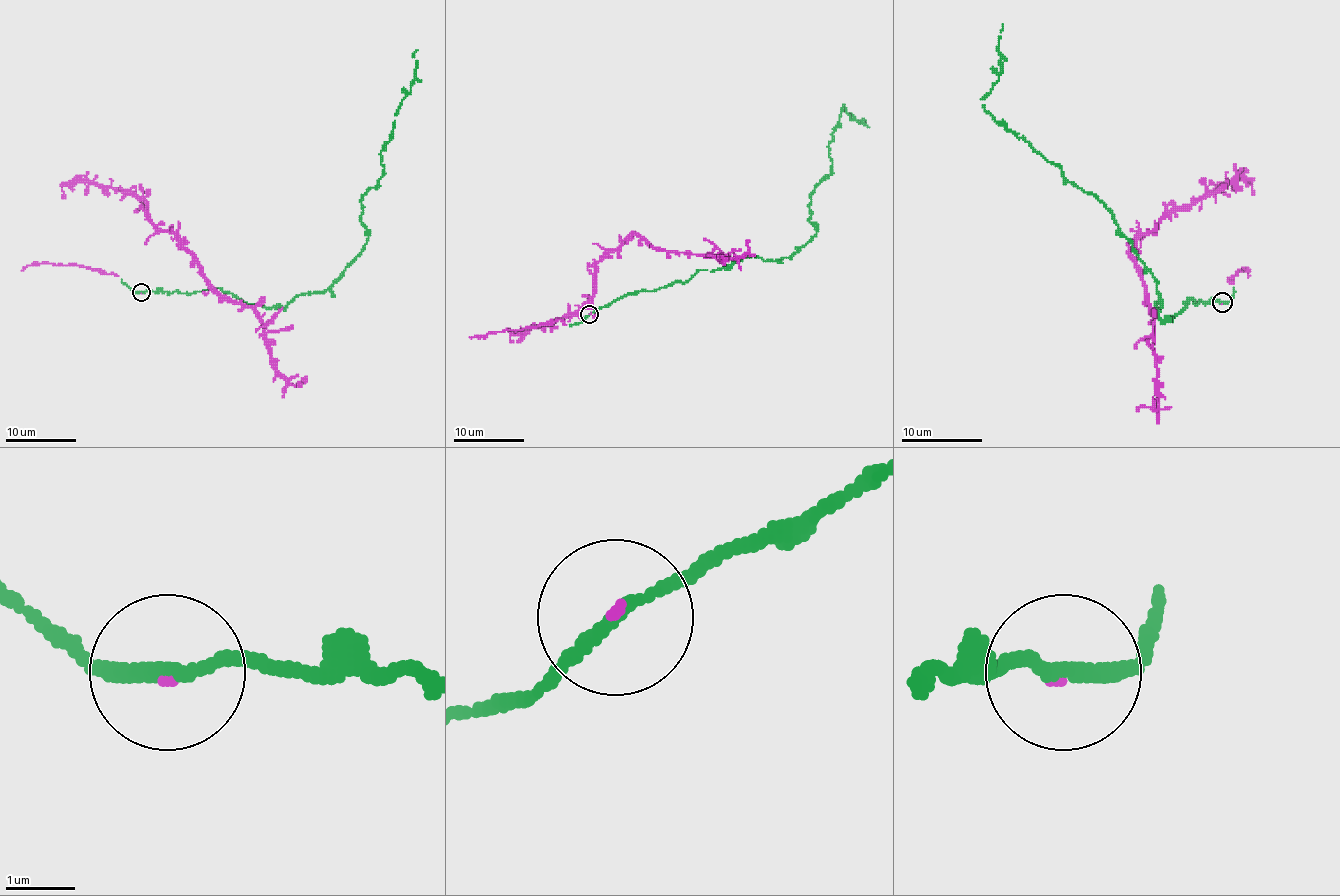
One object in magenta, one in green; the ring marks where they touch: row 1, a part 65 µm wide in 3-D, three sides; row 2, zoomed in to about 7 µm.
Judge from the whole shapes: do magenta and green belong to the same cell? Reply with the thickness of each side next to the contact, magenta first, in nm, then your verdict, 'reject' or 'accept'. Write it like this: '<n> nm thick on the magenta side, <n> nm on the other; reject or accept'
50 nm thick on the magenta side, 180 nm on the other; accept

